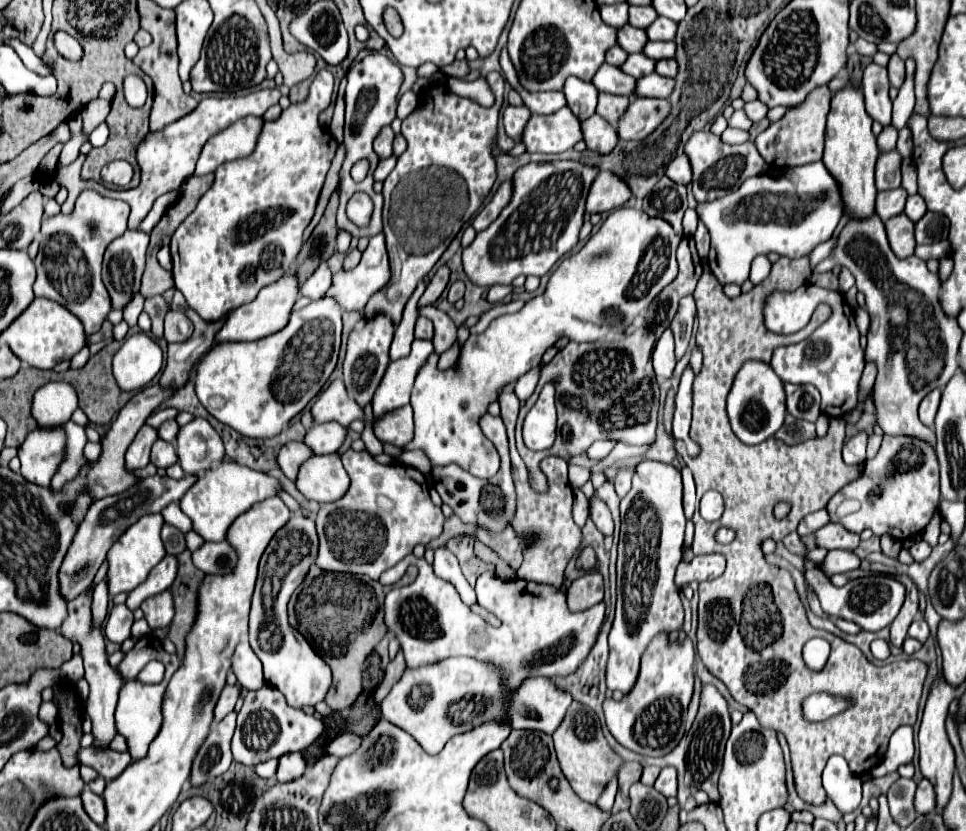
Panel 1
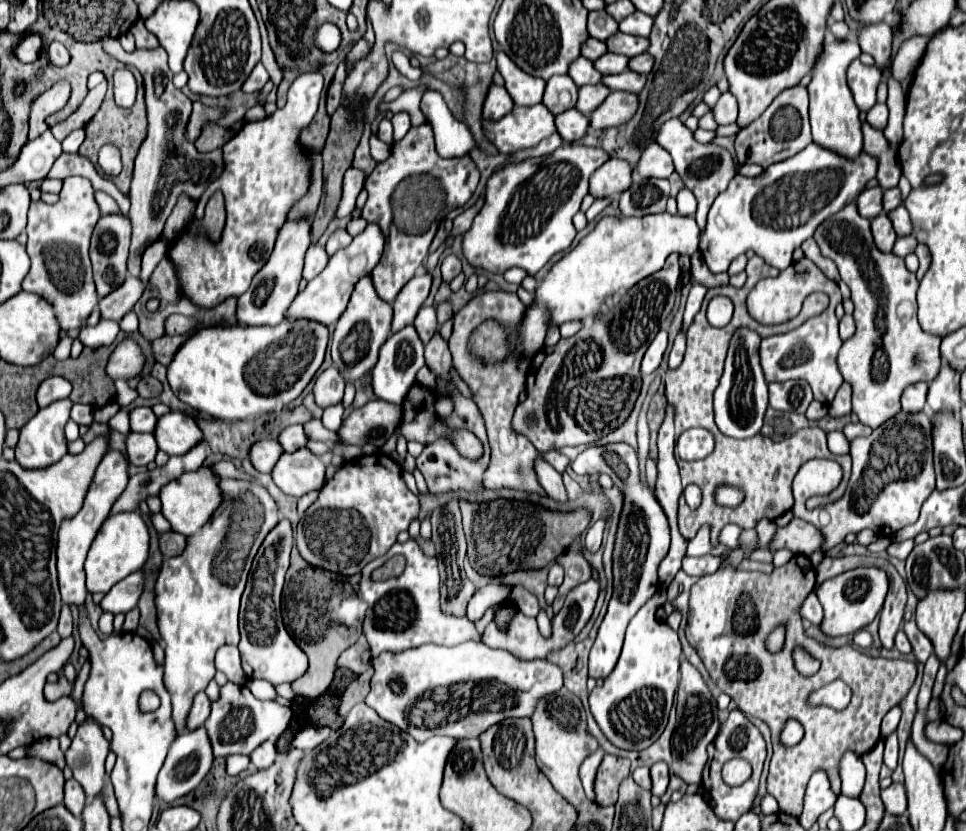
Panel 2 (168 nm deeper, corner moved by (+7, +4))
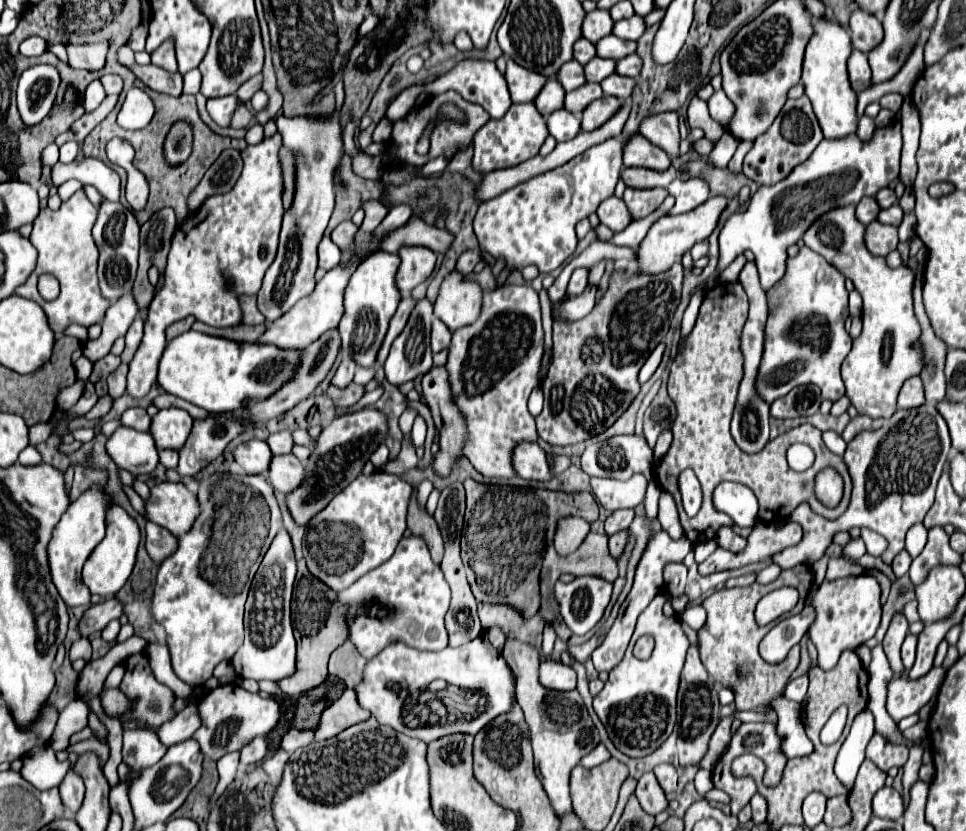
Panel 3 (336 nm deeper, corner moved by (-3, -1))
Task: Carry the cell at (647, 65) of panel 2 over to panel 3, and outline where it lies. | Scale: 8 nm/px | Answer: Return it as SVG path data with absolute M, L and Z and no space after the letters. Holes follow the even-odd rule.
M624 56L622 60L616 60L616 74L620 76L638 76L640 74L640 58L638 56Z

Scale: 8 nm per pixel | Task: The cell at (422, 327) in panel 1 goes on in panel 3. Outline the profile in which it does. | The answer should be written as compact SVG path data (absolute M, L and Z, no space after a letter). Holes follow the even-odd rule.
M436 318L432 324L432 352L436 354L440 350L446 350L450 344L450 338L452 338L452 332L446 328L444 322Z

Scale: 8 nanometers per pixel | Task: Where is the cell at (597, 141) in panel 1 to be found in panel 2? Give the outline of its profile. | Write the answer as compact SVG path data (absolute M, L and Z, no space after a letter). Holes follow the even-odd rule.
M576 109L564 111L562 115L556 115L556 129L566 143L580 141L588 133L588 117L580 115Z

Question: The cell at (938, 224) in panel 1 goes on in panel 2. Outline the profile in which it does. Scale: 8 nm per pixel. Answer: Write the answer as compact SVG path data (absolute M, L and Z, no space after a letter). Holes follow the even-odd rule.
M900 205L898 209L894 209L892 213L888 213L888 217L892 219L892 225L898 233L898 237L906 237L906 235L912 235L914 233L914 227L912 227L912 219L906 211L904 205Z

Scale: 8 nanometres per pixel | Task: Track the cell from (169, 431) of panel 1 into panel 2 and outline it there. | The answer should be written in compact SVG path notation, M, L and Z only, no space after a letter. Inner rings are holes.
M136 407L130 413L130 427L136 433L154 433L156 423L158 423L158 417L150 407Z

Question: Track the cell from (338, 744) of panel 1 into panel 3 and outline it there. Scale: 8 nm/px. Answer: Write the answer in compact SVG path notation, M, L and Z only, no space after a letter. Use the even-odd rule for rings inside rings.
M290 728L282 740L280 740L280 748L286 750L286 752L294 752L296 748L302 748L302 746L308 746L310 742L314 742L314 736L310 730L296 730L296 728Z

